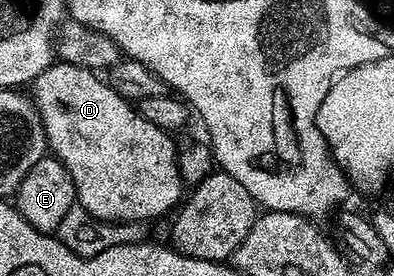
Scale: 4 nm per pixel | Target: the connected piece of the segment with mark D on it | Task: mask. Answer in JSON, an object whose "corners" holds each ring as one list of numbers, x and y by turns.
{"corners":[[53,62,34,80,35,109,43,119,50,155,56,156,71,175,78,207,86,210,96,220,108,222,155,220,158,216,165,215,171,207,174,209,185,196,185,185,182,176,179,175,176,137,170,132,161,130,161,126,153,126,153,122,145,122,145,118,141,118,138,110,117,95,106,79,99,77,98,80,95,76,98,75,90,68]]}

